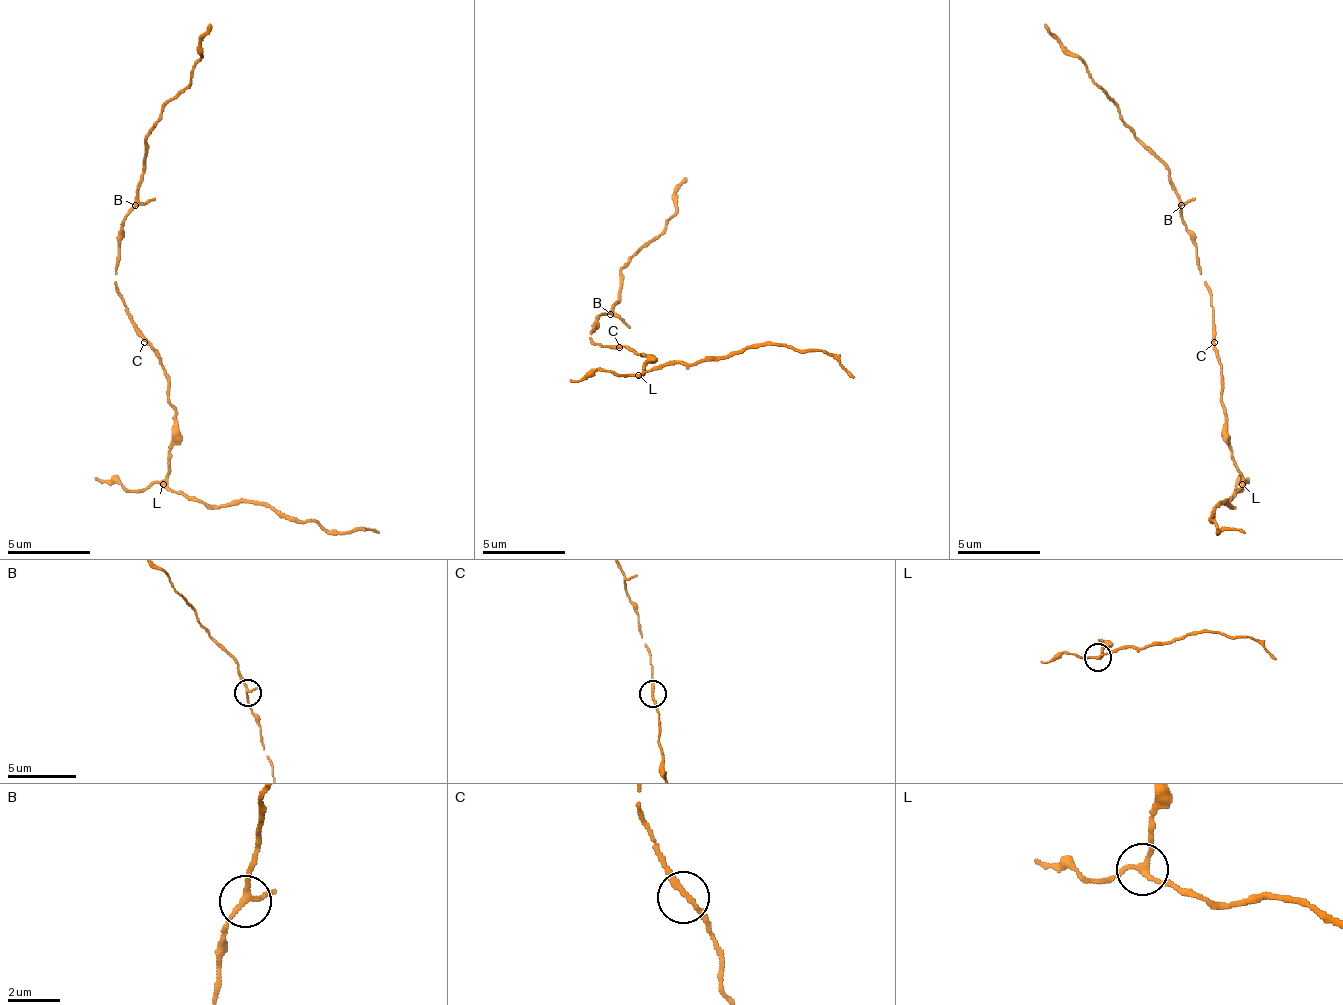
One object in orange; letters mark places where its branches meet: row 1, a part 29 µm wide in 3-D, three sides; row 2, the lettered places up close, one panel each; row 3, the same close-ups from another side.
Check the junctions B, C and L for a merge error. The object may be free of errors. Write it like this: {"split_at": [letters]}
{"split_at": ["L"]}

